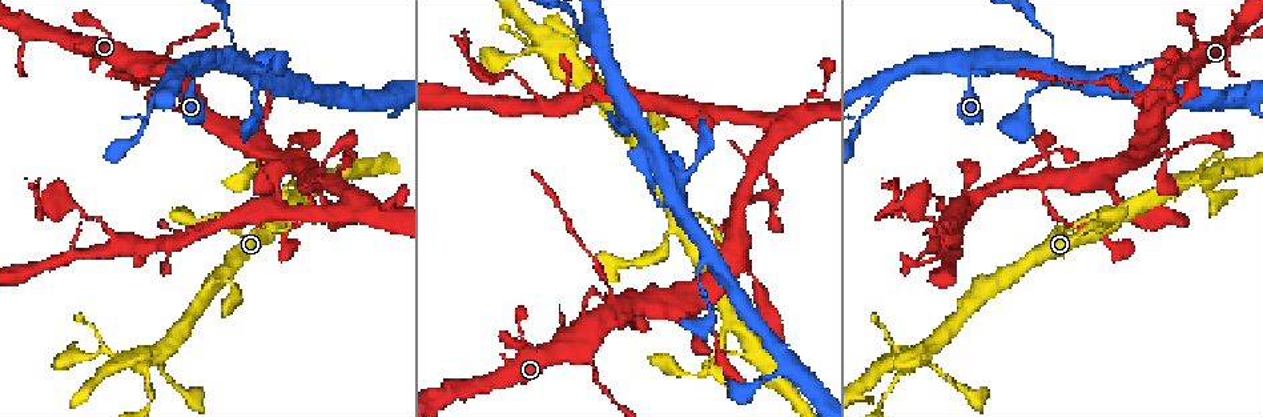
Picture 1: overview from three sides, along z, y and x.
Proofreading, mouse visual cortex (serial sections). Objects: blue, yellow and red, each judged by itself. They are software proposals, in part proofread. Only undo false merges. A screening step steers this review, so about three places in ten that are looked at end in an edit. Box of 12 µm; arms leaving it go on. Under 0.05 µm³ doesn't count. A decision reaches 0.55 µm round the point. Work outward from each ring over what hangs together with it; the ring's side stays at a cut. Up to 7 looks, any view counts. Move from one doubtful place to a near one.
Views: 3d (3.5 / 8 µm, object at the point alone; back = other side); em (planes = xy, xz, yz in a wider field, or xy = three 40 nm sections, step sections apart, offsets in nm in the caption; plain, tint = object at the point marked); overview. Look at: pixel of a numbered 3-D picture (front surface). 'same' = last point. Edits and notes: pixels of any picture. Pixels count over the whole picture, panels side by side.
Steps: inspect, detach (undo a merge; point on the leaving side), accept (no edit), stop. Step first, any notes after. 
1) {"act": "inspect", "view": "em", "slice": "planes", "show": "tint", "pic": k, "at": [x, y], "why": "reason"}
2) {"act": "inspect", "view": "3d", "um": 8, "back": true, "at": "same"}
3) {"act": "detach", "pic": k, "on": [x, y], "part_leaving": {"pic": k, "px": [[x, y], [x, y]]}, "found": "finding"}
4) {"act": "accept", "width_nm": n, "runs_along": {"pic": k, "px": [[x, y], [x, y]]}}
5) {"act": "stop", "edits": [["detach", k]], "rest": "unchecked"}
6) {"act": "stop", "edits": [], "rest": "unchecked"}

{"act": "inspect", "view": "3d", "um": 3.5, "pic": 1, "at": [594, 292], "why": "calibre changes"}

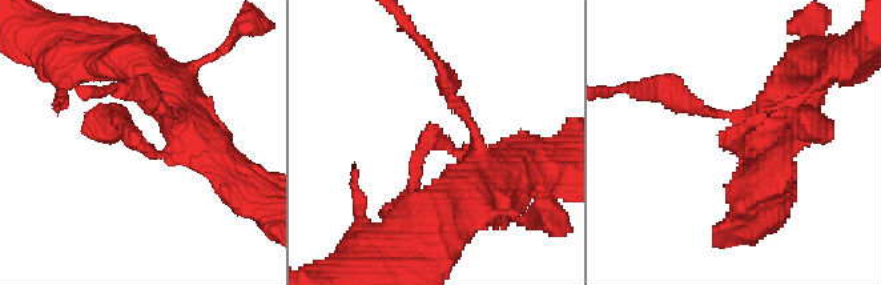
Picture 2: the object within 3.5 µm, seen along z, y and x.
{"act": "inspect", "view": "em", "slice": "xy", "step": 2, "show": "tint", "pic": 2, "at": [438, 141], "arm_widths_nm": [150, 400], "why": "shape alone is not enough"}

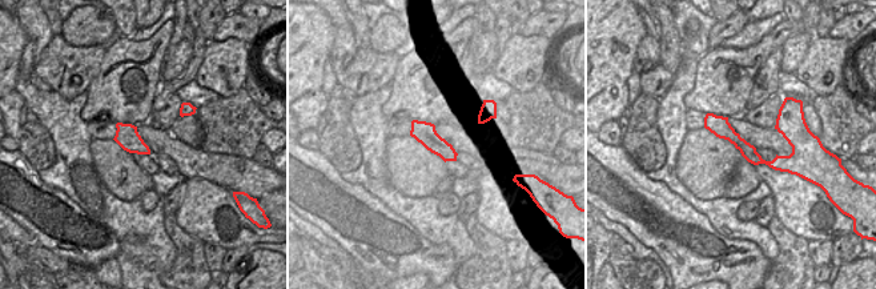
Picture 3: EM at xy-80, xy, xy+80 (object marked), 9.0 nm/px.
{"act": "detach", "pic": 2, "on": [680, 101], "part_leaving": {"pic": 2, "px": [[713, 113], [666, 89], [622, 89]]}, "found": "a second cell is stuck on"}

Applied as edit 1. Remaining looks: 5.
{"act": "inspect", "view": "overview", "why": "see it whole again"}

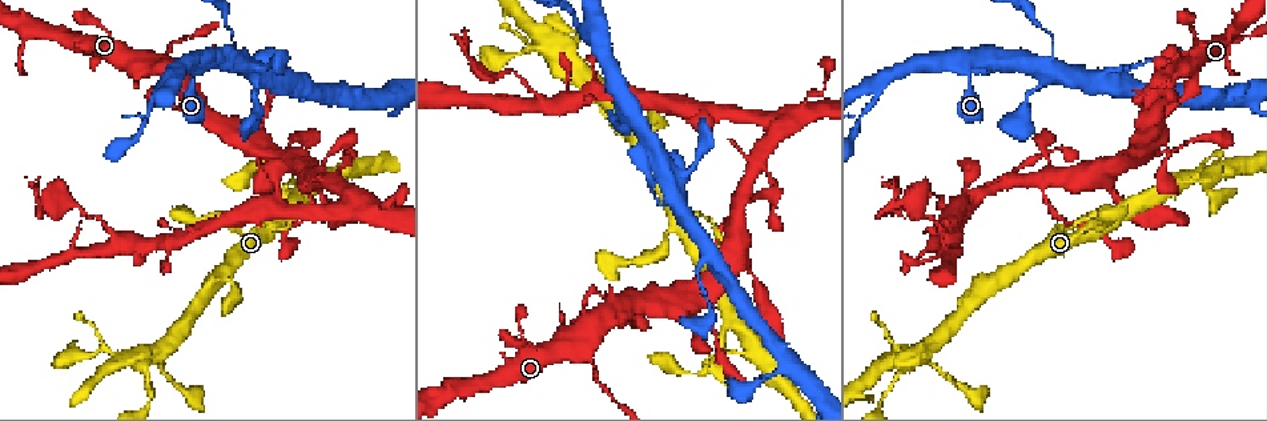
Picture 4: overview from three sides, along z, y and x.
{"act": "inspect", "view": "3d", "um": 8, "pic": 4, "at": [661, 205], "why": "sudden change in width"}

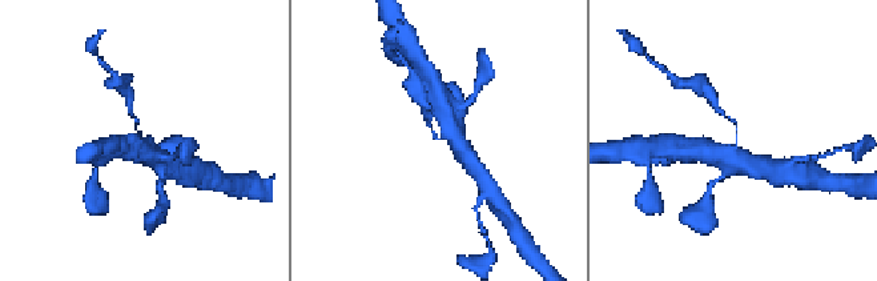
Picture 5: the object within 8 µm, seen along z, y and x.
{"act": "inspect", "view": "3d", "um": 3.5, "pic": 5, "at": [135, 130], "why": "zoom in"}

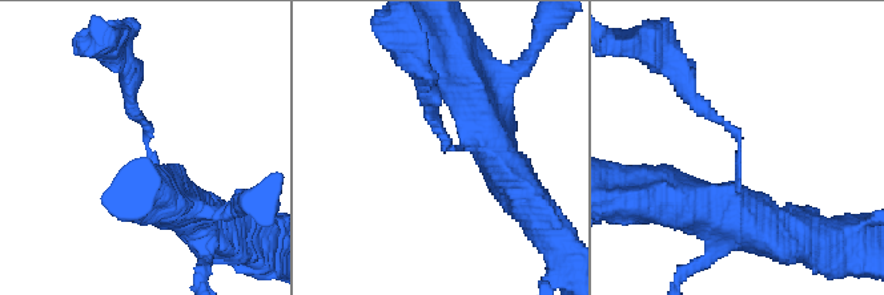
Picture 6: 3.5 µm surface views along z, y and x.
{"act": "inspect", "view": "em", "slice": "xy", "step": 5, "show": "tint", "pic": 6, "at": [147, 149], "arm_widths_nm": [150, 500], "why": "need the tissue"}

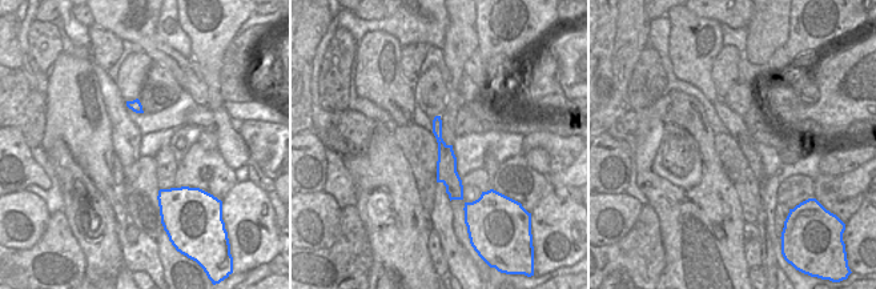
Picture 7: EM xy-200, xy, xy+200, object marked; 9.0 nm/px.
{"act": "detach", "pic": 6, "on": [147, 128], "width_nm": 190, "part_leaving": {"pic": 6, "px": [[157, 161], [132, 112], [128, 67]]}, "found": "two cells meet here"}

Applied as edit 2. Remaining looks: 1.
{"act": "stop", "edits": [["detach", 2], ["detach", 6]], "rest": "unchecked"}

